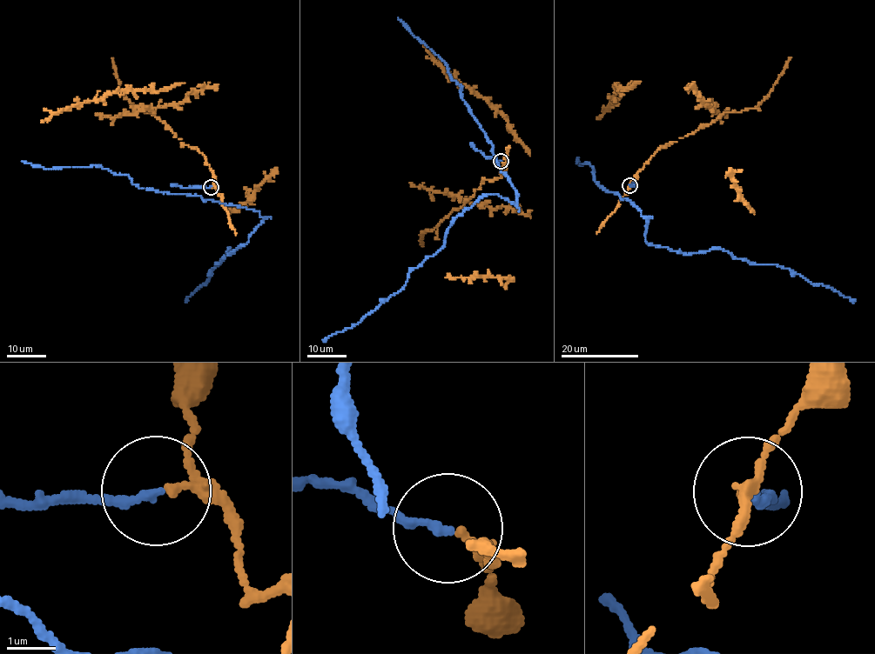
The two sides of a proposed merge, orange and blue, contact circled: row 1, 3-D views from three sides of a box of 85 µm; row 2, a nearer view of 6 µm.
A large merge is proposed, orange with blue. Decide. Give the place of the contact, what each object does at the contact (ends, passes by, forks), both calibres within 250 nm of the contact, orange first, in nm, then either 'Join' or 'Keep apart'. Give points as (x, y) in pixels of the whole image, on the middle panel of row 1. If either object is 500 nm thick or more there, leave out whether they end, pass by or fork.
Place: (501, 161). At the ring orange passes by. At the ring blue ends. Thickness 150 nm (orange) against 170 nm. Join

